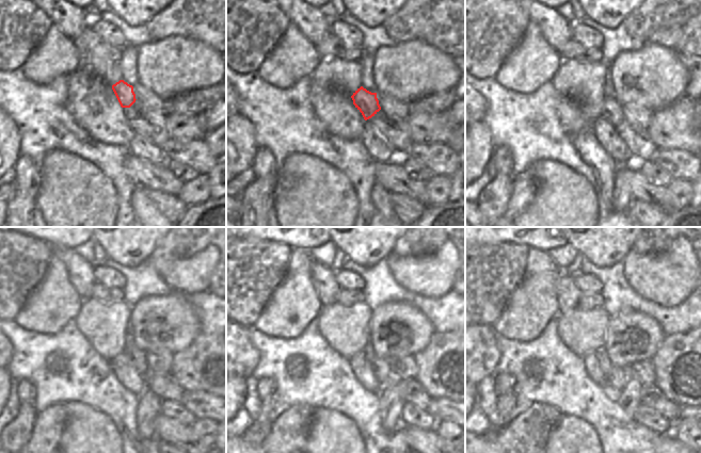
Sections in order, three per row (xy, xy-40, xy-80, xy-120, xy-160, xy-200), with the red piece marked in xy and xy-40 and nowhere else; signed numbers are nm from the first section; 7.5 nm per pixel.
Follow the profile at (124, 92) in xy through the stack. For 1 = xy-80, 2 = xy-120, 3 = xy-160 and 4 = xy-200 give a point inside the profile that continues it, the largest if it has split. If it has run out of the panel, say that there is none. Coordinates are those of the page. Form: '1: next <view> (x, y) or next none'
1: next xy-80 (611, 111)
2: next xy-120 (138, 357)
3: next xy-160 (380, 367)
4: next xy-200 (618, 376)

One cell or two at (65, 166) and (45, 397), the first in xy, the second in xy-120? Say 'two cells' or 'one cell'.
two cells

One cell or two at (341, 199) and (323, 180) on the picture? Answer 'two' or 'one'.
one

